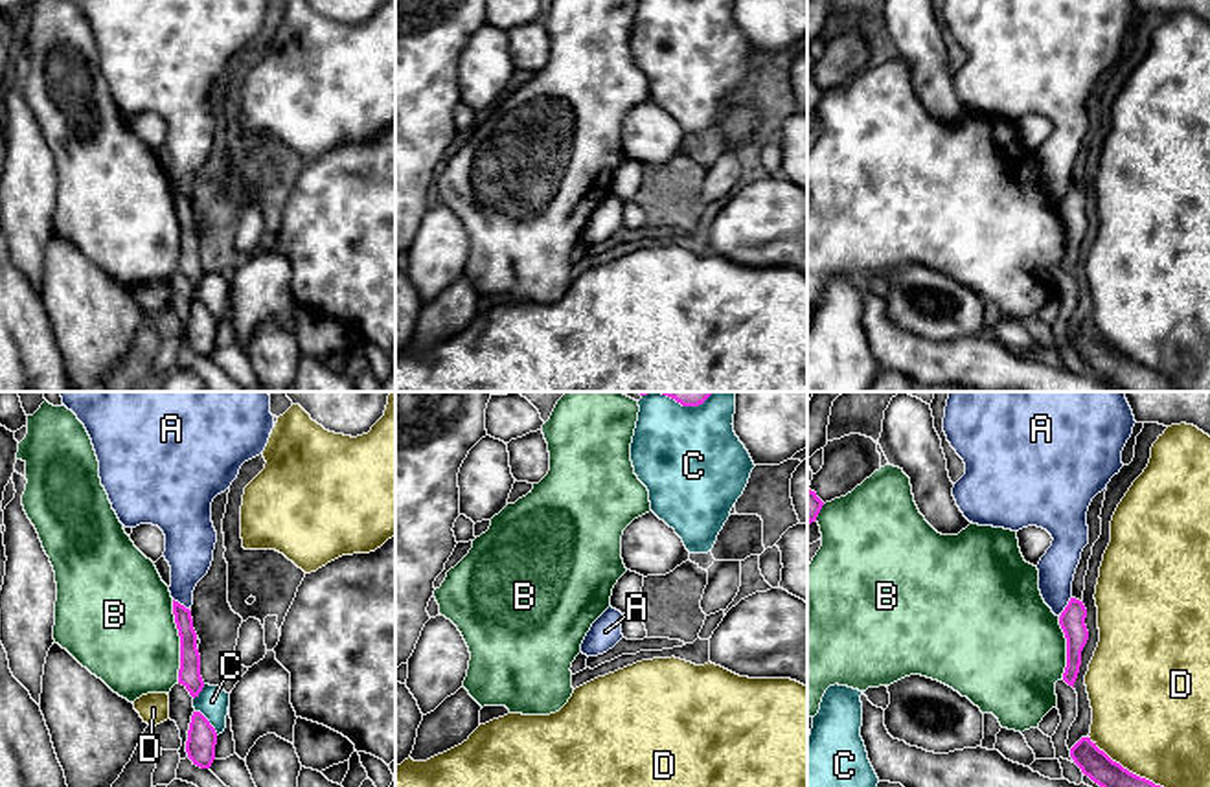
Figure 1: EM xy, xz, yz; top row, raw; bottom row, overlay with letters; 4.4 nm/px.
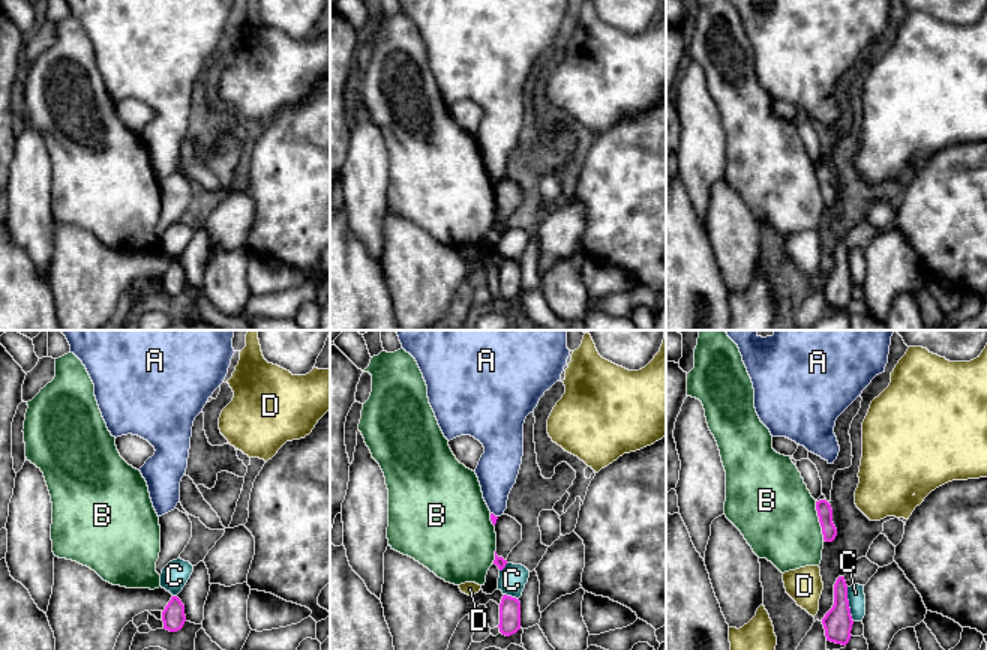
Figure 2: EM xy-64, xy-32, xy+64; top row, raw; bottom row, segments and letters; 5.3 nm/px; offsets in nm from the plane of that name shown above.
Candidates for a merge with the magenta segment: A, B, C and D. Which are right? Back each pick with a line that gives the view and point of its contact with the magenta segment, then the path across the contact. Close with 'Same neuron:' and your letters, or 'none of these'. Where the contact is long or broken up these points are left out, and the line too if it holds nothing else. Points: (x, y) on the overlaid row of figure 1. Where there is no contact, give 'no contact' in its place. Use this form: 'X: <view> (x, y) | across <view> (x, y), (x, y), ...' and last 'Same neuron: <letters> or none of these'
Same neuron: none of these

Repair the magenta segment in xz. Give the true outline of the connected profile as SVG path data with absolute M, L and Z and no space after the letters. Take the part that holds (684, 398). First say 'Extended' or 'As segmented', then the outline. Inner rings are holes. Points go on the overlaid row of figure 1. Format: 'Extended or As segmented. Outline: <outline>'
As segmented. Outline: M633 392L633 394L640 394L640 395L662 394L662 395L668 395L668 397L675 399L675 401L680 403L682 406L699 406L699 405L702 405L713 392Z

